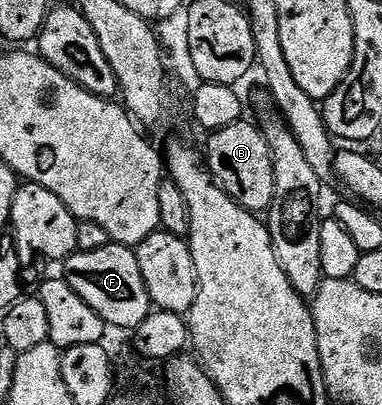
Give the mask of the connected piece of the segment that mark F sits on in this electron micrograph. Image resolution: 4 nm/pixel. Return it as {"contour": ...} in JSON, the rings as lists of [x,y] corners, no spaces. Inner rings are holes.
{"contour":[[[110,244],[97,250],[82,250],[71,254],[62,269],[70,288],[74,288],[74,292],[78,292],[78,296],[82,296],[109,327],[135,332],[138,324],[142,324],[154,309],[146,292],[146,280],[142,280],[142,270],[138,268],[135,249]]]}

